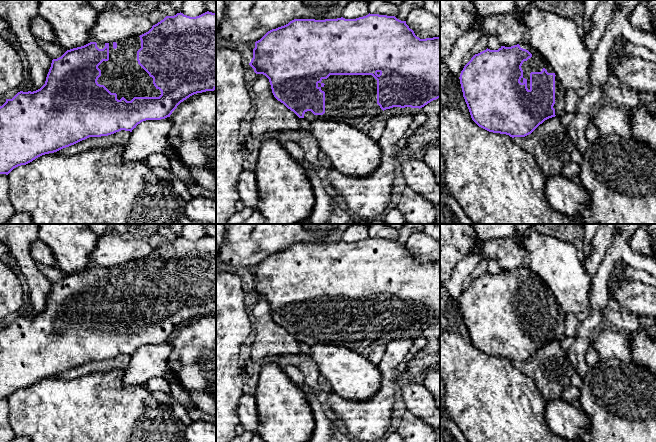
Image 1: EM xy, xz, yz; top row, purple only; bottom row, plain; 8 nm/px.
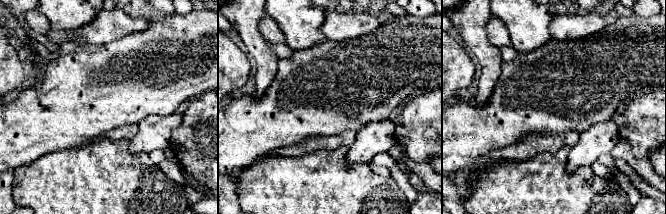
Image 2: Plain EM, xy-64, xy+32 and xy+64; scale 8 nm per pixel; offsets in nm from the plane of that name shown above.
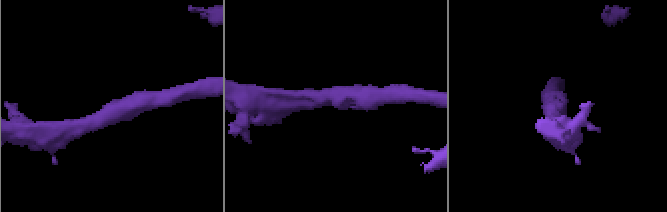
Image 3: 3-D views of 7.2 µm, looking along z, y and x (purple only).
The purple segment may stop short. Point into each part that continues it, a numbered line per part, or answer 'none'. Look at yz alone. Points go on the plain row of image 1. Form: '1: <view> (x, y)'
1: yz (537, 286)

